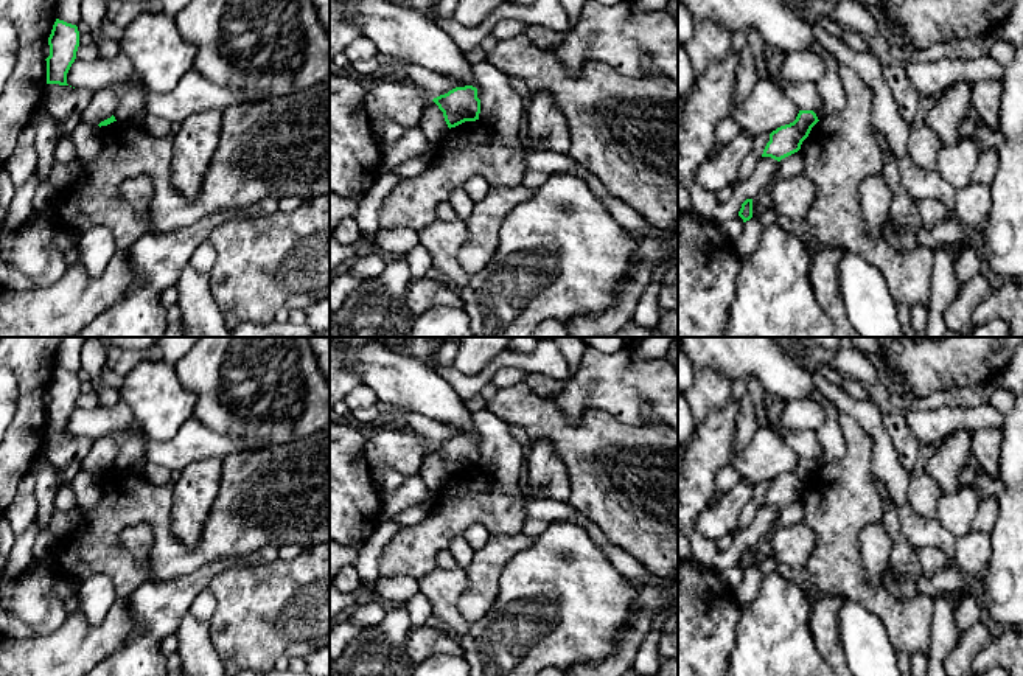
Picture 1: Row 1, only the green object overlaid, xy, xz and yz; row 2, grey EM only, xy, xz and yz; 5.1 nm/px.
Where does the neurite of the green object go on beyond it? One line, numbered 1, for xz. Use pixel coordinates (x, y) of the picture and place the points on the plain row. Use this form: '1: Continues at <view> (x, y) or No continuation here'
1: No continuation here

